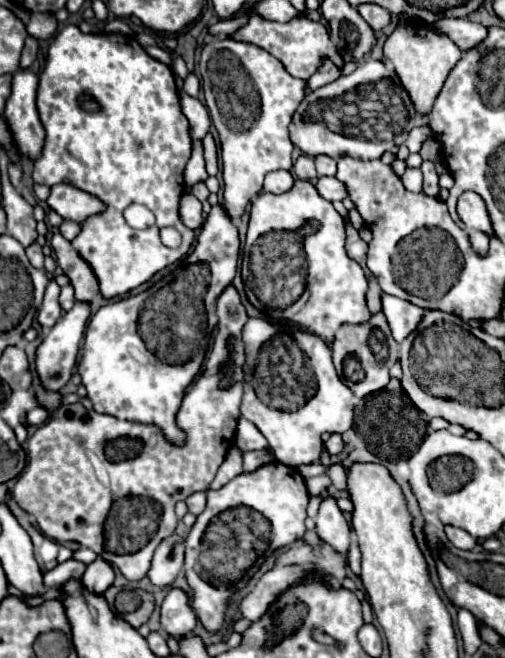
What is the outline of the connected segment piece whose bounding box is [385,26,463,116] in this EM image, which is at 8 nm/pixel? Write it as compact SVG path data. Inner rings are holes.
M397 26L385 42L385 58L389 58L389 62L393 64L403 88L407 88L407 94L413 100L419 116L429 114L437 94L441 92L441 88L445 84L447 74L459 62L461 54L463 52L447 36L439 36L431 30L411 30L405 26Z

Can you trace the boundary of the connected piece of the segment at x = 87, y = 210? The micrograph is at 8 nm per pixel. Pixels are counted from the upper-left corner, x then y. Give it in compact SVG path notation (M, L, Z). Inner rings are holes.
M55 184L51 188L47 204L57 214L73 222L83 222L85 218L91 218L103 212L103 208L107 208L97 196L91 196L89 192L83 192L71 184Z

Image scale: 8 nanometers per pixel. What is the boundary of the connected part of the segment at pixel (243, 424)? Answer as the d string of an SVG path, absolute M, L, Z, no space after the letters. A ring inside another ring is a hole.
M241 417L238 421L235 442L238 448L243 452L251 452L255 450L265 450L269 448L269 444L264 436L261 436L259 428L251 422Z

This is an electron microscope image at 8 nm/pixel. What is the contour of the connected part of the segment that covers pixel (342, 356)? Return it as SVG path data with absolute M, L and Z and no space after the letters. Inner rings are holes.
M381 312L371 314L371 318L363 324L343 324L333 338L331 350L333 350L333 362L339 376L359 398L385 388L389 382L387 372L399 358L397 342L393 340L387 320ZM387 354L389 354L389 360L387 360Z

